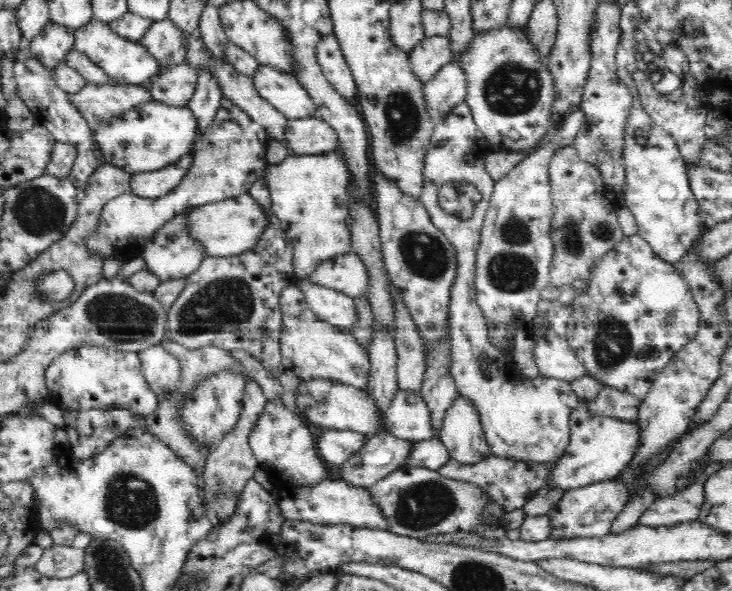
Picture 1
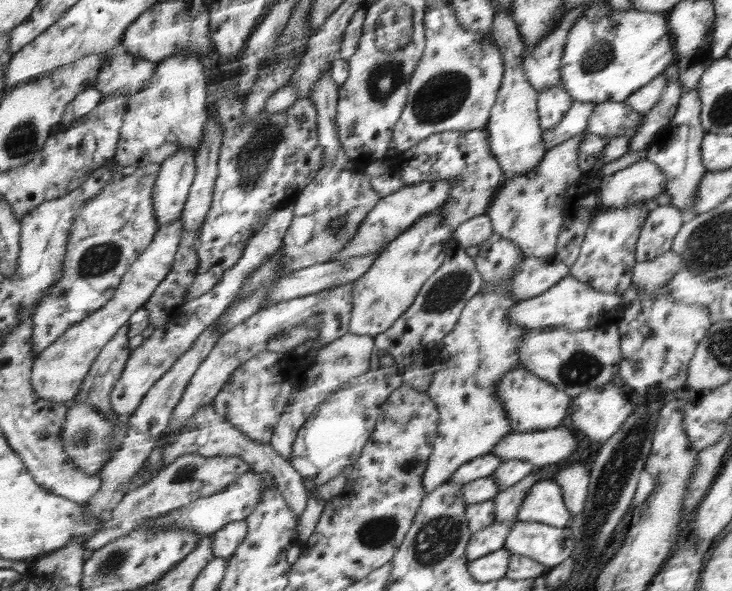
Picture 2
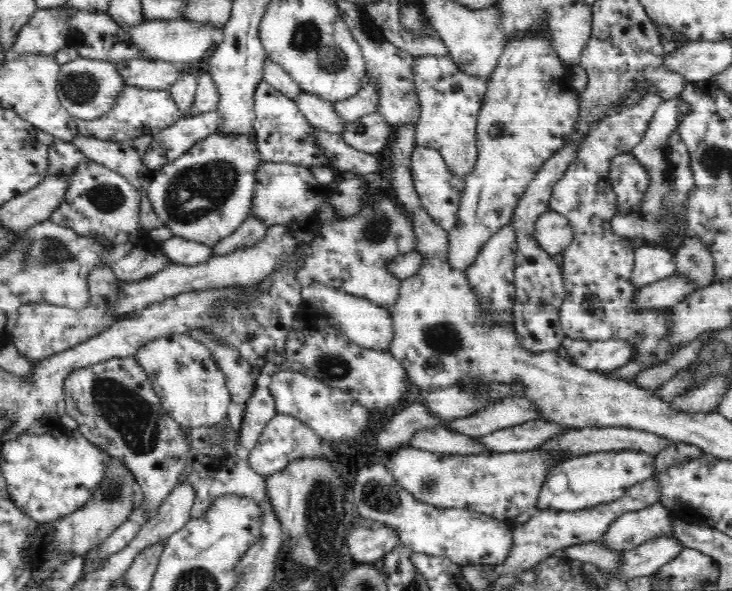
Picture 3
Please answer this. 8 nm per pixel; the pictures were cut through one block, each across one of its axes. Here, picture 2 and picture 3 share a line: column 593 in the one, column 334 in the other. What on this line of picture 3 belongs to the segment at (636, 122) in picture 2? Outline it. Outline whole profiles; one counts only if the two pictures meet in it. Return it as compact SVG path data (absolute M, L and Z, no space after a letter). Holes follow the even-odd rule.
M306 92L297 95L293 101L305 120L314 128L339 135L343 131L346 122L335 113L333 103Z

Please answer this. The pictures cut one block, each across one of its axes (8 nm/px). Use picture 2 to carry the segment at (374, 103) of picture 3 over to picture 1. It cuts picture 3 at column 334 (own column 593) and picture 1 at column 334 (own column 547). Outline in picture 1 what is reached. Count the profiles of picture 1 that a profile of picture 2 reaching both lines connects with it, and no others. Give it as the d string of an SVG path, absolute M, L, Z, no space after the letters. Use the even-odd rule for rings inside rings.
M316 116L287 122L285 145L291 154L324 154L335 150L338 144L336 131Z

